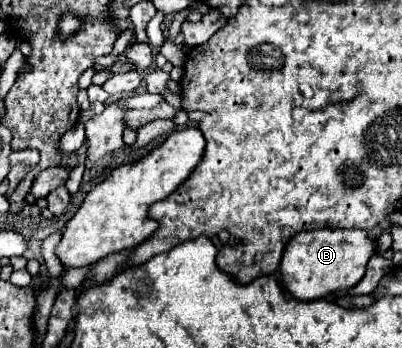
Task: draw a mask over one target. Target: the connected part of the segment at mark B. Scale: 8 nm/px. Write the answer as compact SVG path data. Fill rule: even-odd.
M314 229L298 233L290 239L286 253L282 253L280 275L284 287L302 301L320 299L326 293L354 287L366 273L366 263L376 253L376 241L358 229Z

